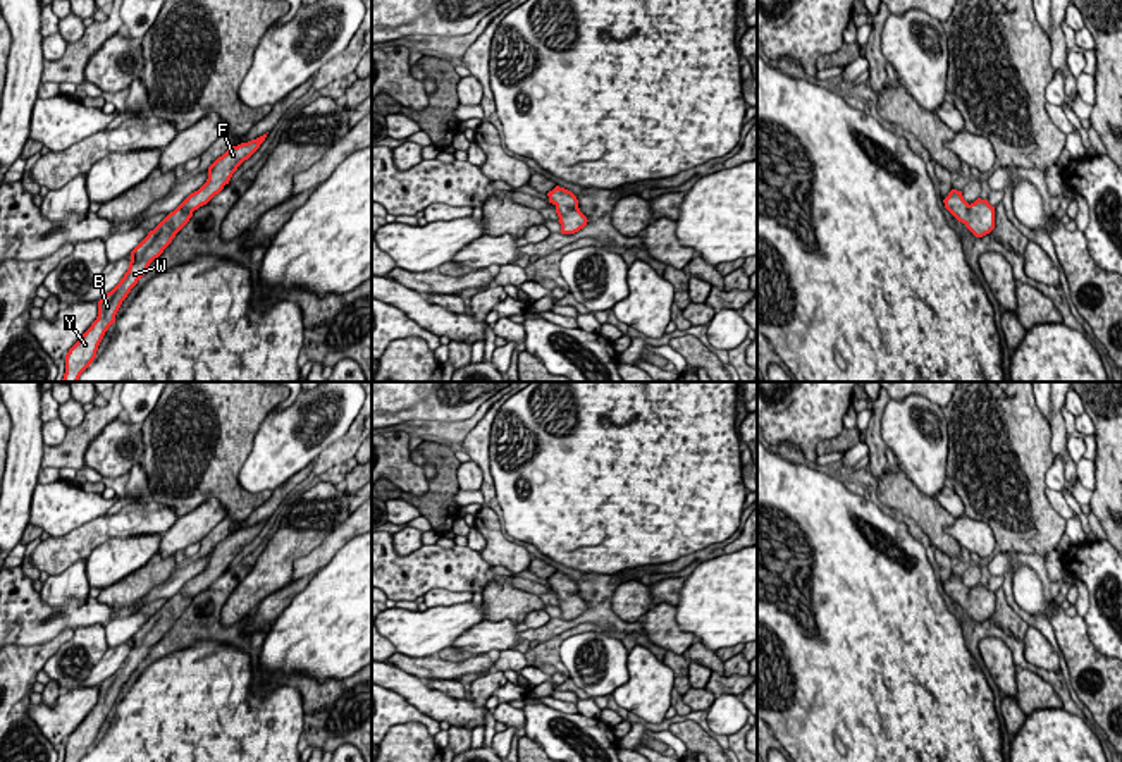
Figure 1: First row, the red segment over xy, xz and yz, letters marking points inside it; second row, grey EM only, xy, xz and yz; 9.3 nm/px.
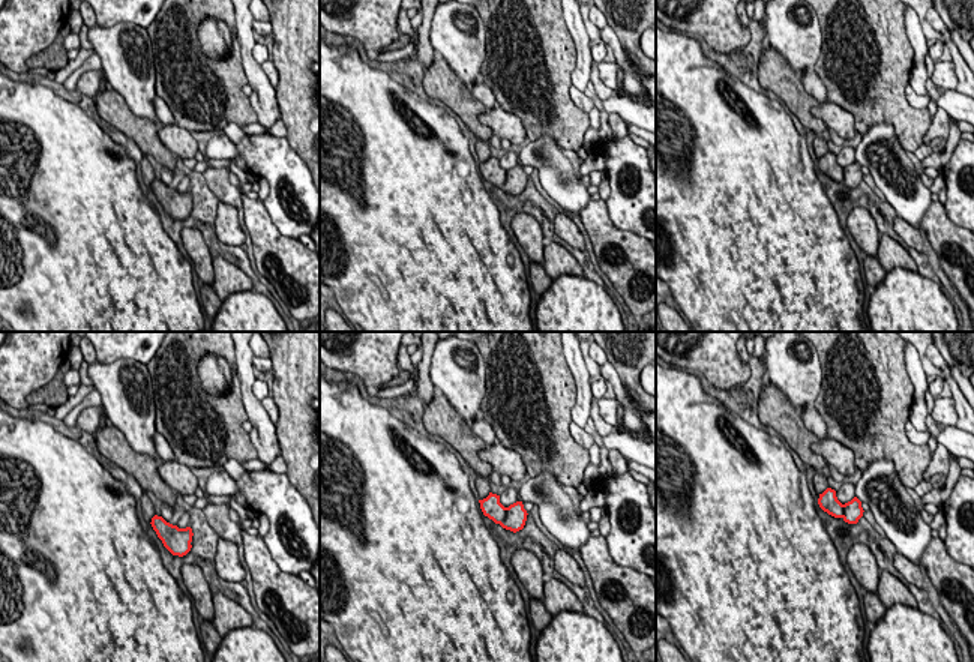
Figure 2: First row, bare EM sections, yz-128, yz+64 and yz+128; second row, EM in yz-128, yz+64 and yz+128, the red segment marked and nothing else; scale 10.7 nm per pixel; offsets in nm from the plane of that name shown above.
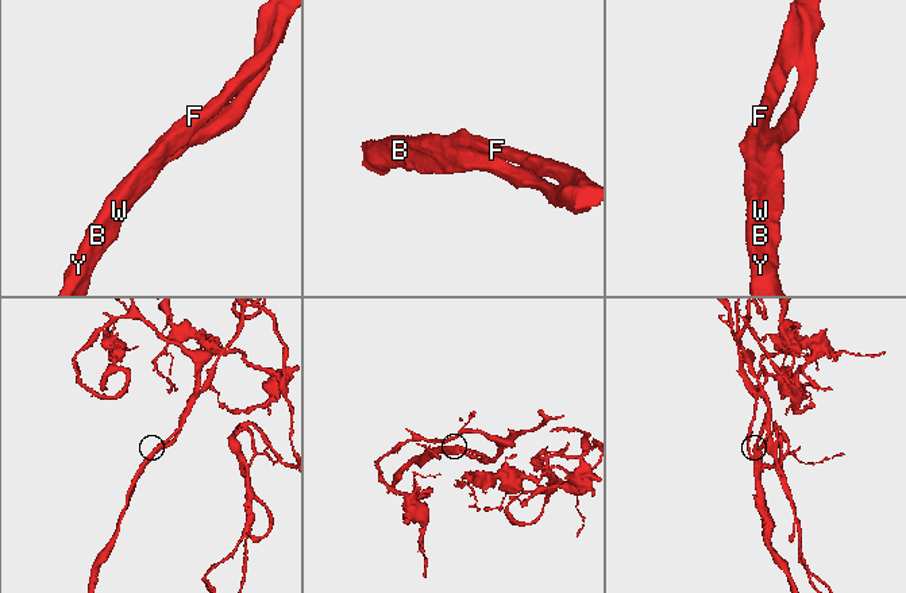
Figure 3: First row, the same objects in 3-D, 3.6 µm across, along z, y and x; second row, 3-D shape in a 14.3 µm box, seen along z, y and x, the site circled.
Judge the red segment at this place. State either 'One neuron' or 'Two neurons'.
One neuron

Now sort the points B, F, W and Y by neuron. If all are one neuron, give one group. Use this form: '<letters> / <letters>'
B F W Y

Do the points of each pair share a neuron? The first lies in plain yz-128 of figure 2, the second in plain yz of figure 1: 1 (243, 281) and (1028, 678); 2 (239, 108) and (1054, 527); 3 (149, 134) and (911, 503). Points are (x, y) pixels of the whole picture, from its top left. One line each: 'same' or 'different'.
1: same
2: same
3: same

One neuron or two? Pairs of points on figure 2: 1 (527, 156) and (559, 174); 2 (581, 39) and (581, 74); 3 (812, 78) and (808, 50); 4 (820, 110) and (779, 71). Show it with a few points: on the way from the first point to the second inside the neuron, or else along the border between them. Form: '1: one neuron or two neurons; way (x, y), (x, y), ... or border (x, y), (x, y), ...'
1: one neuron; way (535, 156), (544, 159), (551, 167)
2: one neuron; way (583, 48), (583, 65)
3: two neurons; border (812, 66), (800, 78)
4: two neurons; border (818, 102), (811, 111), (827, 126)

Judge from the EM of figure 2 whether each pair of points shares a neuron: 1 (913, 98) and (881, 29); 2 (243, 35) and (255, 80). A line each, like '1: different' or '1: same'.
1: different
2: same

